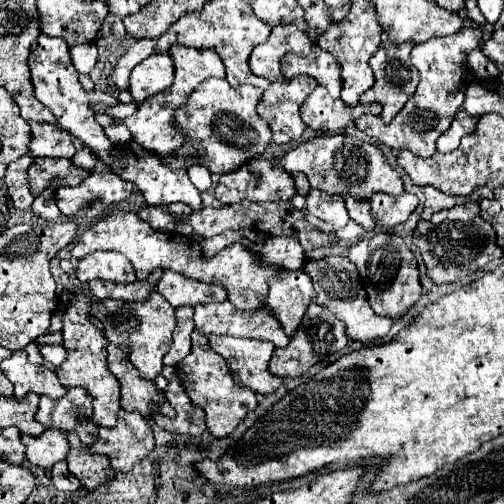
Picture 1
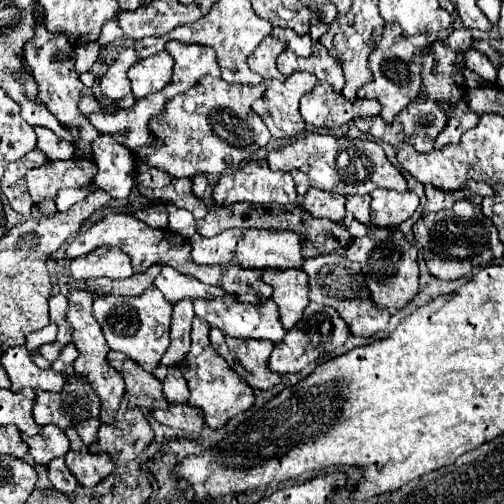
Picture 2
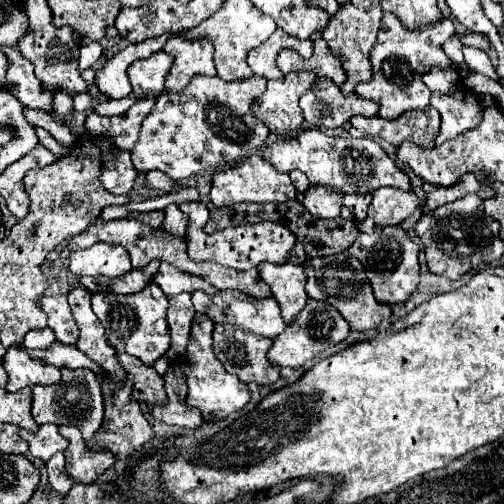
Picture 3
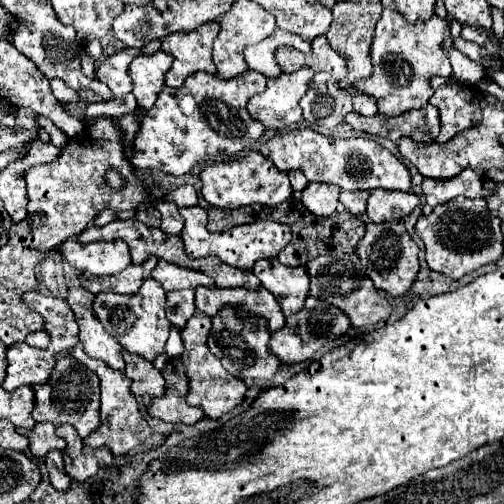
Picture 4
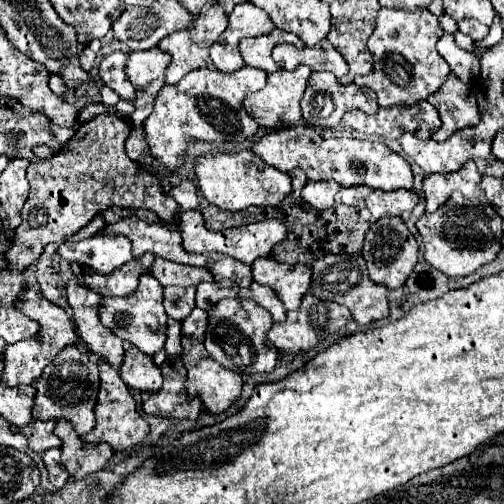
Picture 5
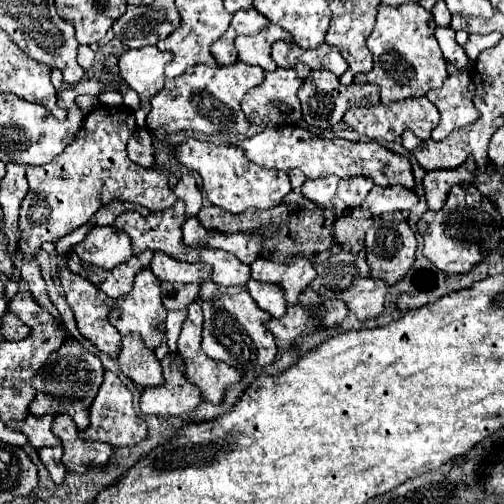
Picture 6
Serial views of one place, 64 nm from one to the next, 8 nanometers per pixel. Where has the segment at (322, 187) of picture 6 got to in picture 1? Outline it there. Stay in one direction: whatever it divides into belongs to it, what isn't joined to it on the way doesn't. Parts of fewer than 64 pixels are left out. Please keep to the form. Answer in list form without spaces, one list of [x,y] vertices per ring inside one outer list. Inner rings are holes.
[[[310,190],[306,196],[306,210],[324,222],[332,222],[334,230],[348,224],[348,212],[344,208],[344,198],[320,190]]]

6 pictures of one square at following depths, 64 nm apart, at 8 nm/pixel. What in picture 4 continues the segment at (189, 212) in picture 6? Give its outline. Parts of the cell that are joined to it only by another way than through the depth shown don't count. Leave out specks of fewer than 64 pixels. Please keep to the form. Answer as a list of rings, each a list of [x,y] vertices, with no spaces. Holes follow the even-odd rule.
[[[186,184],[186,186],[180,186],[180,188],[172,190],[172,193],[168,193],[158,199],[158,202],[159,201],[172,201],[178,204],[180,208],[182,208],[182,206],[196,206],[196,204],[198,204],[198,194],[196,194],[196,190],[194,190],[192,186]]]

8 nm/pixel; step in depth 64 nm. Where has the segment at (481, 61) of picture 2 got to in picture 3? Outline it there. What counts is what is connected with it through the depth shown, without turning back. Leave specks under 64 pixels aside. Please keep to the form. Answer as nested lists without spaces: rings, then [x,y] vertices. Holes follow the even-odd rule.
[[[462,46],[462,54],[464,54],[466,64],[472,70],[476,70],[478,74],[484,74],[484,76],[488,76],[488,78],[492,78],[496,82],[500,82],[500,76],[496,74],[496,68],[492,66],[492,62],[486,56],[486,52],[482,52],[482,50],[474,48],[474,46]]]

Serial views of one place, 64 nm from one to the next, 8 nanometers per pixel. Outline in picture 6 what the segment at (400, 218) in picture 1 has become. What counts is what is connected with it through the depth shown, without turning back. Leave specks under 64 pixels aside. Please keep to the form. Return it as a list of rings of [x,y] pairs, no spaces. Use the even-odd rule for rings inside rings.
[[[374,186],[372,192],[366,196],[366,206],[374,216],[388,214],[394,210],[410,210],[418,204],[418,196],[414,190],[408,190],[404,186]]]

